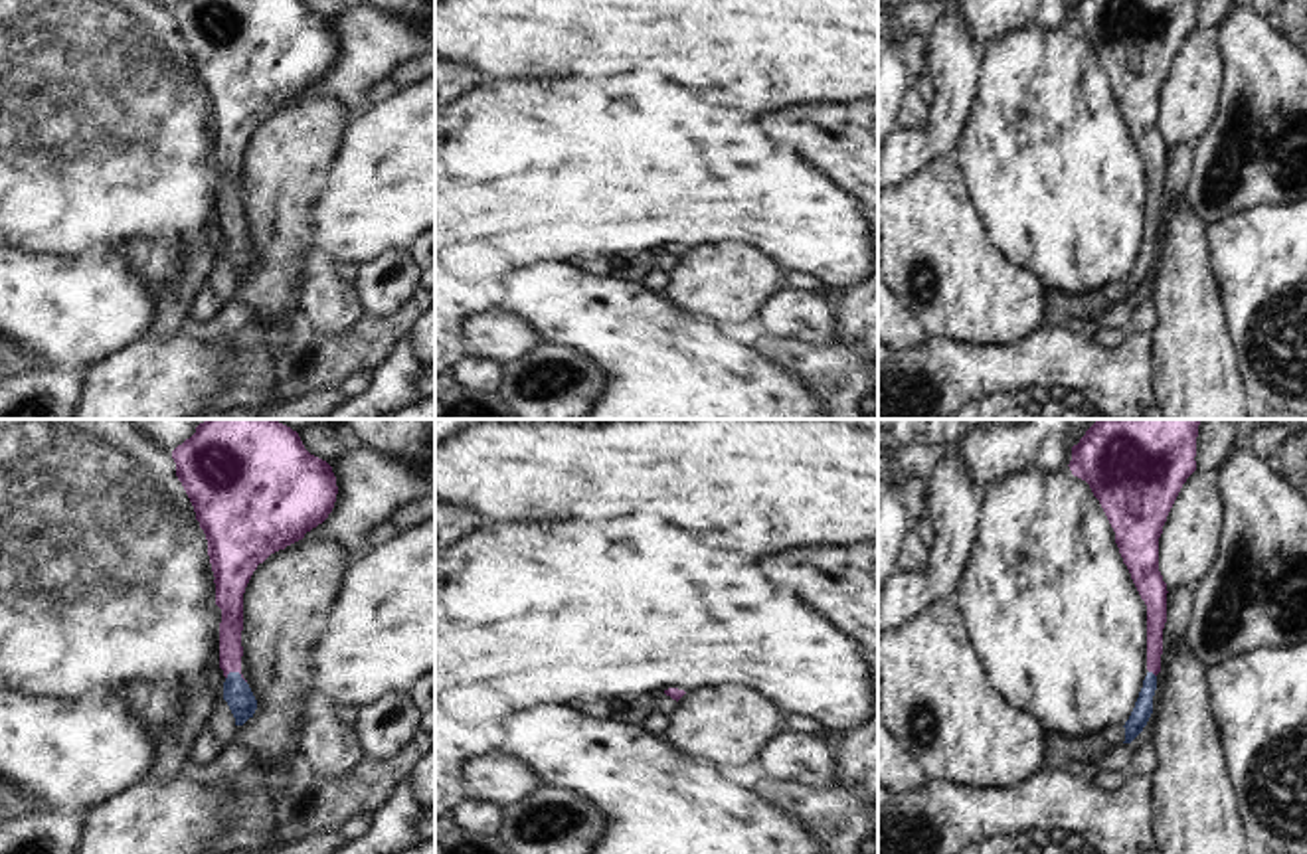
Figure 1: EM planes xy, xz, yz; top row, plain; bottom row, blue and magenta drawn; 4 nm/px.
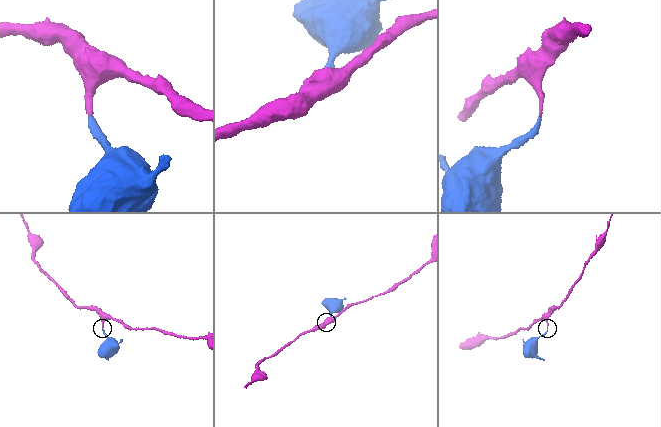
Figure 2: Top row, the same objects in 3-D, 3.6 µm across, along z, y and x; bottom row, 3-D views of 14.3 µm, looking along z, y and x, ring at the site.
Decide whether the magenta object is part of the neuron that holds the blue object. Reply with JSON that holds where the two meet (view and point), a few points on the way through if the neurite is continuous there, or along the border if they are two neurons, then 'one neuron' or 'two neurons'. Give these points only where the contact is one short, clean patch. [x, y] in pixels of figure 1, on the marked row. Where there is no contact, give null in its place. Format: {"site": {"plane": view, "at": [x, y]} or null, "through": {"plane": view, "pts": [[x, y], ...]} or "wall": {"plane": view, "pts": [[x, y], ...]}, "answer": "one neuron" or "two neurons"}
{"site": {"plane": "xy", "at": [238, 673]}, "through": {"plane": "xy", "pts": [[238, 694], [238, 673], [232, 611]]}, "answer": "one neuron"}

